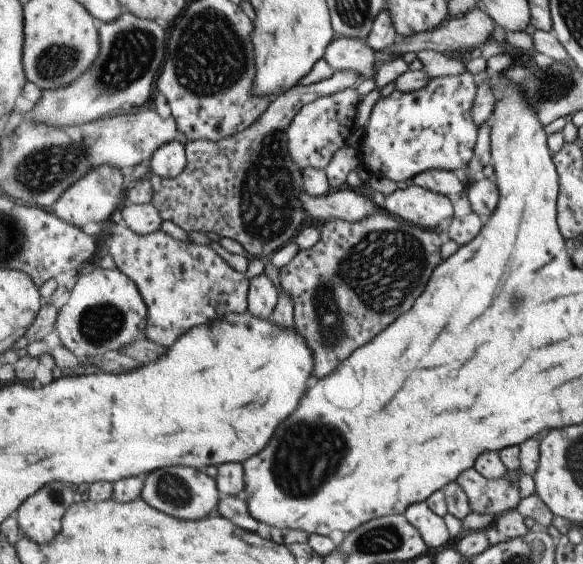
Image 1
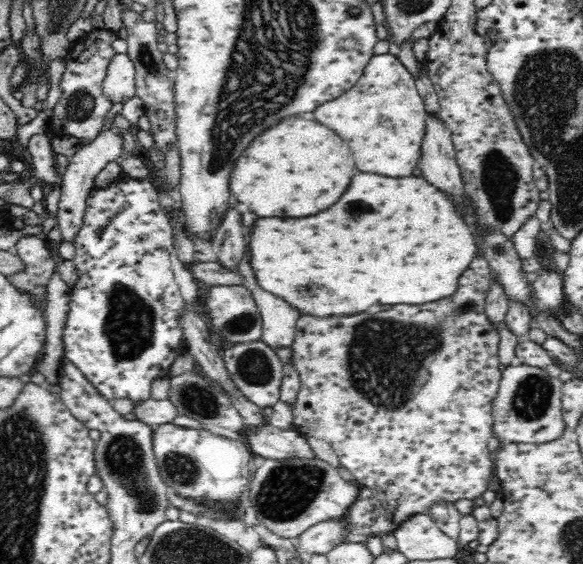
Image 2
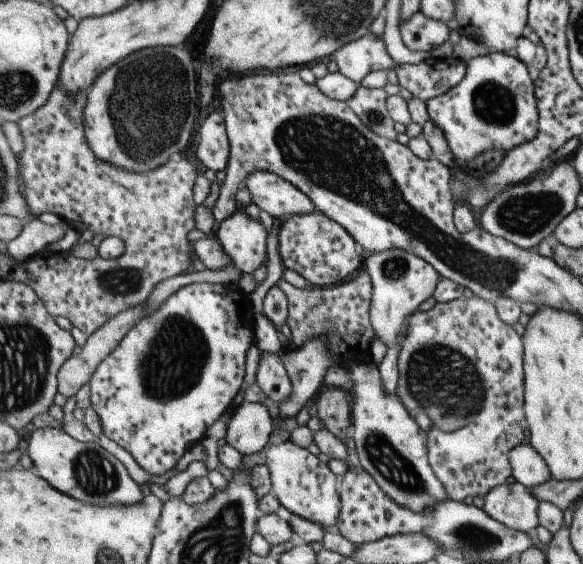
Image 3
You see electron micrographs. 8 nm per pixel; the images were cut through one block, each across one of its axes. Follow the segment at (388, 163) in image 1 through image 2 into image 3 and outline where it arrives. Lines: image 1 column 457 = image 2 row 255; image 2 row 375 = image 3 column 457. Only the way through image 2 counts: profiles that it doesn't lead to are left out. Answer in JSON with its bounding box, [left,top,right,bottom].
[425,52,540,171]

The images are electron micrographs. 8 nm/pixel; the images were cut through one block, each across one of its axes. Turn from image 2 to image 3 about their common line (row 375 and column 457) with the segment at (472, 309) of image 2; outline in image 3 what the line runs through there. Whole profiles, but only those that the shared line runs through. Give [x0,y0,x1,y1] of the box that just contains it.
[397,293,527,502]

